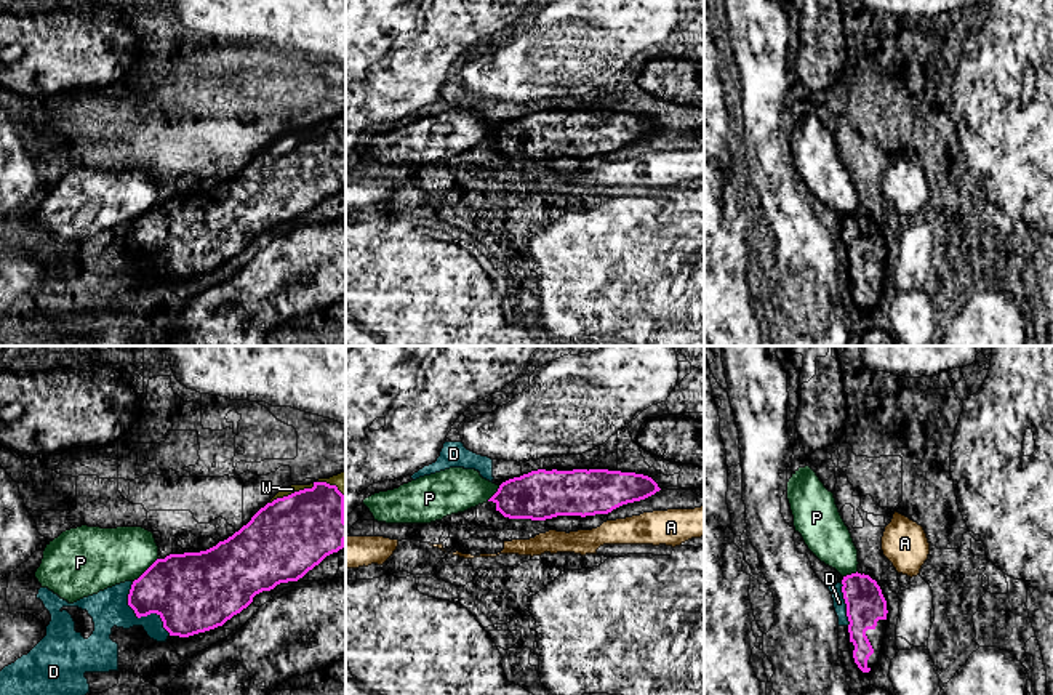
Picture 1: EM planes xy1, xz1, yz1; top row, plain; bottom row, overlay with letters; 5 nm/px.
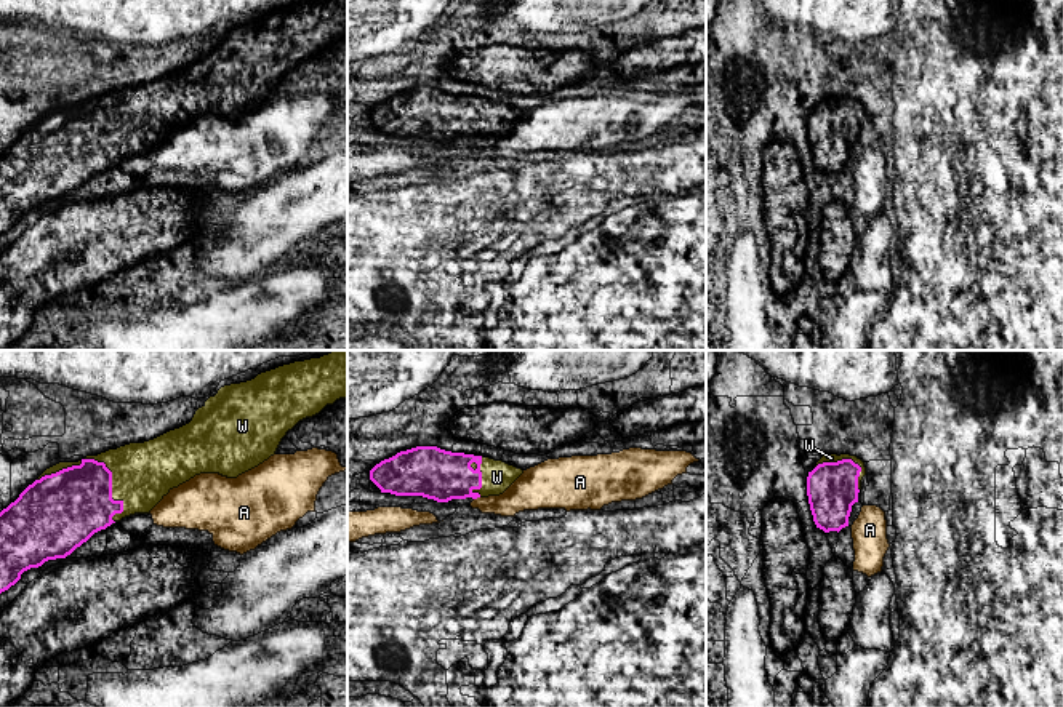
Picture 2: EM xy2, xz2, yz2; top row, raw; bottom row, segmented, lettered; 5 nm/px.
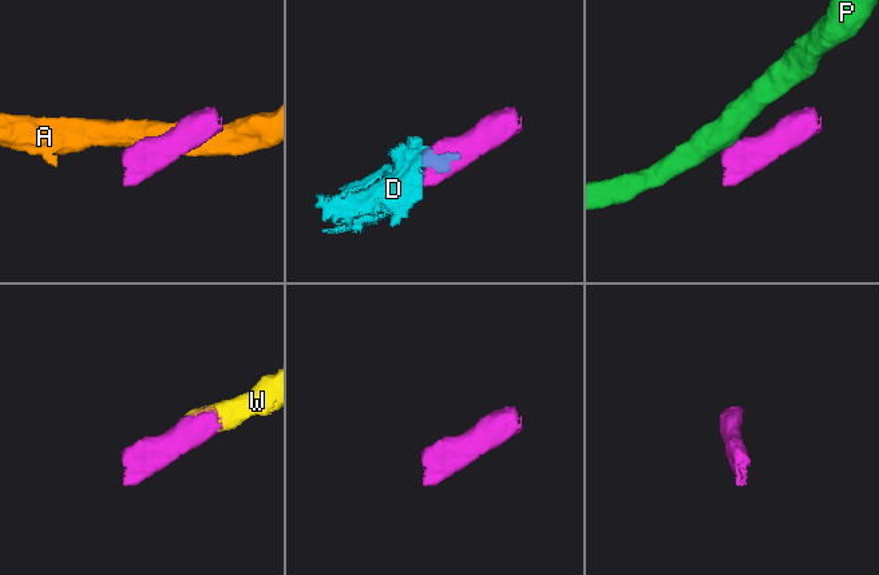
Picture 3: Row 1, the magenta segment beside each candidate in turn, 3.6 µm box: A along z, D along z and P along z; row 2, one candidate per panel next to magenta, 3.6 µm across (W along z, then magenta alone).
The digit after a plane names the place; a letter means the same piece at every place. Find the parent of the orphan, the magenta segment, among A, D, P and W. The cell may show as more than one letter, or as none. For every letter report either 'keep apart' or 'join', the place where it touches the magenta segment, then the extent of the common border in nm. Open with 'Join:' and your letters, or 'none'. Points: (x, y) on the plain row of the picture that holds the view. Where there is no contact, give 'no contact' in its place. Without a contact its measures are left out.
Join: D, W
A: keep apart; meets magenta in xz2 at (476, 139); contact 40 nm long
D: join; meets magenta in xy1 at (140, 258); contact 340 nm long
P: keep apart; meets magenta in xy1 at (146, 212); contact 180 nm long
W: join; meets magenta in xy2 at (111, 130); contact 360 nm long

